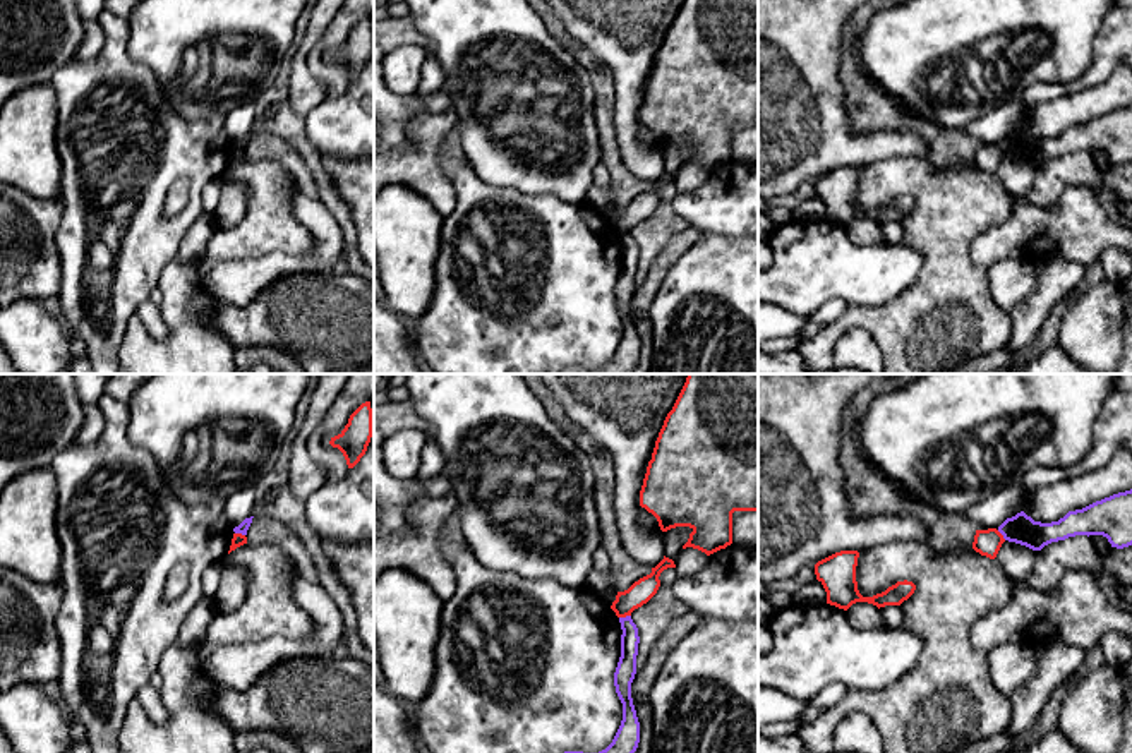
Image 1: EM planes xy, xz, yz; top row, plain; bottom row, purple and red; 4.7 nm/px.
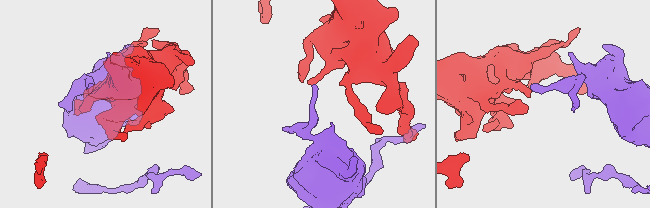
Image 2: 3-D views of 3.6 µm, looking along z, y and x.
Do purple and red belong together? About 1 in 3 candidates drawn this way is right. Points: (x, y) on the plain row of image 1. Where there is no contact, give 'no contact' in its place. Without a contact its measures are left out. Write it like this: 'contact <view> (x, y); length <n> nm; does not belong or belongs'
contact xz (626, 232); length 60 nm; does not belong

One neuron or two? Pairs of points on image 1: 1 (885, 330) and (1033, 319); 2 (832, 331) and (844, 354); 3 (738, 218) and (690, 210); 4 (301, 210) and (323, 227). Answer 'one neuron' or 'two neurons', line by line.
1: two neurons
2: two neurons
3: one neuron
4: one neuron

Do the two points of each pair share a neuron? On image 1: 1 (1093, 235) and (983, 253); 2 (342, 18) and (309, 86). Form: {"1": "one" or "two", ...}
{"1": "one", "2": "two"}

